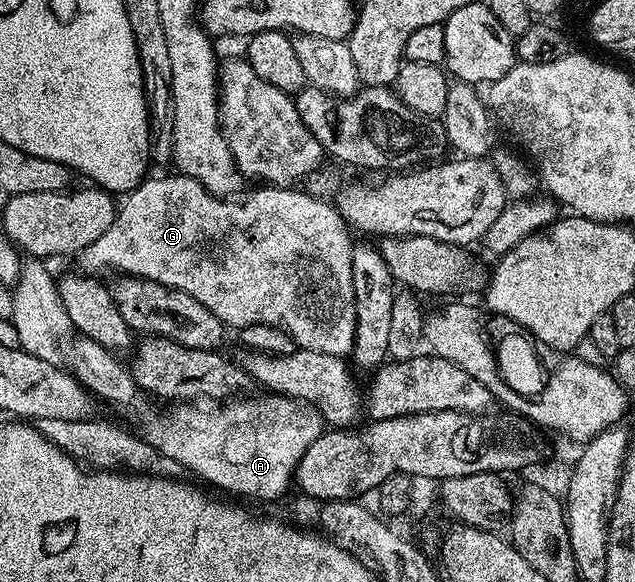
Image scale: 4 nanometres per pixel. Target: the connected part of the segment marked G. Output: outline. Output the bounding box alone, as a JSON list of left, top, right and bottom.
[75,174,355,358]

